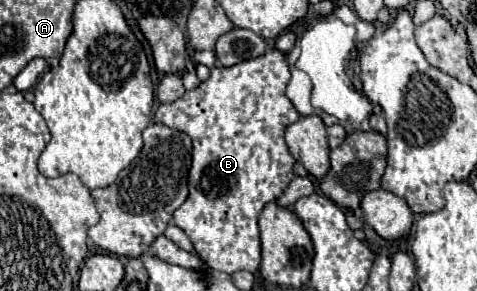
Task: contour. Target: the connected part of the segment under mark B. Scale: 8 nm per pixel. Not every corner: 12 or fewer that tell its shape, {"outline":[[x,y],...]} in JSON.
{"outline":[[271,49],[155,119],[193,141],[175,211],[201,261],[255,273],[299,119]]}

